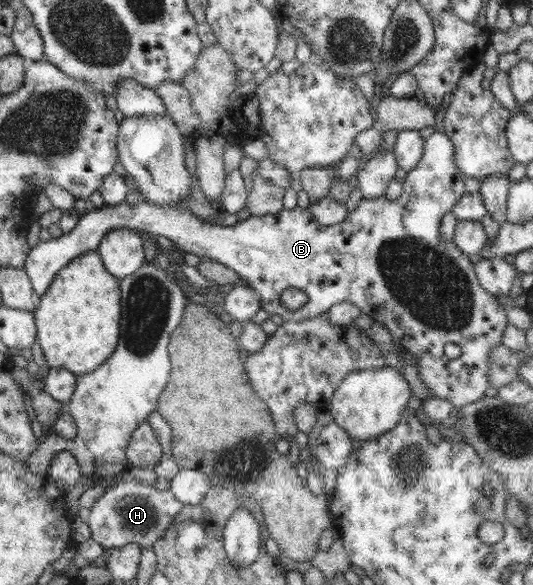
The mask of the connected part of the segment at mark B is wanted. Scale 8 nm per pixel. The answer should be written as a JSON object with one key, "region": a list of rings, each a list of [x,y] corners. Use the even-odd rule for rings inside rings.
{"region":[[[434,131],[424,139],[421,159],[412,170],[406,172],[402,194],[396,200],[387,202],[385,194],[375,199],[362,198],[357,208],[349,212],[342,222],[331,225],[321,225],[308,208],[298,205],[293,209],[283,207],[281,211],[267,216],[251,215],[231,226],[204,222],[191,210],[180,206],[157,205],[142,200],[135,204],[123,201],[116,206],[105,205],[86,213],[71,231],[61,237],[46,242],[43,240],[31,248],[22,268],[27,272],[34,291],[42,296],[60,269],[84,253],[97,251],[100,241],[109,231],[126,227],[144,236],[163,235],[170,239],[177,249],[187,254],[220,261],[238,273],[247,285],[256,291],[261,307],[270,315],[280,315],[284,321],[311,319],[329,311],[336,303],[350,301],[360,309],[366,323],[379,321],[382,327],[391,331],[394,344],[407,350],[409,355],[416,359],[421,381],[427,385],[433,398],[448,399],[458,411],[464,405],[485,397],[484,393],[490,387],[487,377],[488,359],[492,349],[501,343],[503,331],[509,322],[506,316],[507,308],[503,308],[495,299],[495,295],[491,295],[479,285],[469,254],[461,252],[453,243],[445,243],[439,234],[441,218],[448,211],[452,211],[457,200],[467,193],[463,183],[465,175],[455,165],[455,154],[451,139],[439,131]],[[291,287],[301,289],[308,295],[308,301],[295,311],[287,310],[279,300],[282,291]],[[447,343],[459,345],[462,349],[461,355],[456,359],[445,356],[443,347]]]}

